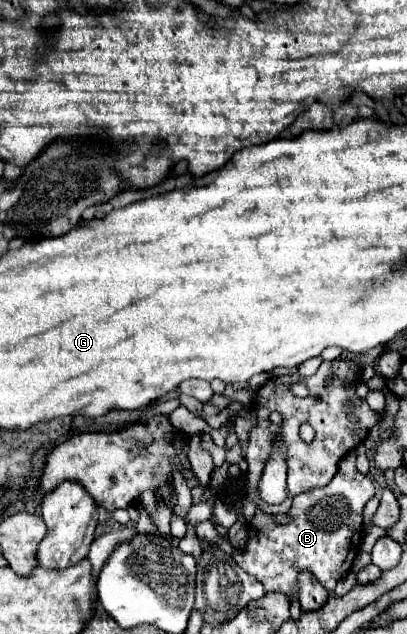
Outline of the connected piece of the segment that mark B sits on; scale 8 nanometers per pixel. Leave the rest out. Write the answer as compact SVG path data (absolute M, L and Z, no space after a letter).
M350 452L338 466L336 476L324 488L314 488L294 496L290 524L274 524L272 516L256 510L250 522L250 540L244 550L234 552L234 560L242 570L256 576L266 592L296 594L296 576L300 570L310 570L326 590L334 590L336 582L350 572L354 558L360 552L362 540L362 510L374 496L375 490L369 474L356 470L356 452Z

